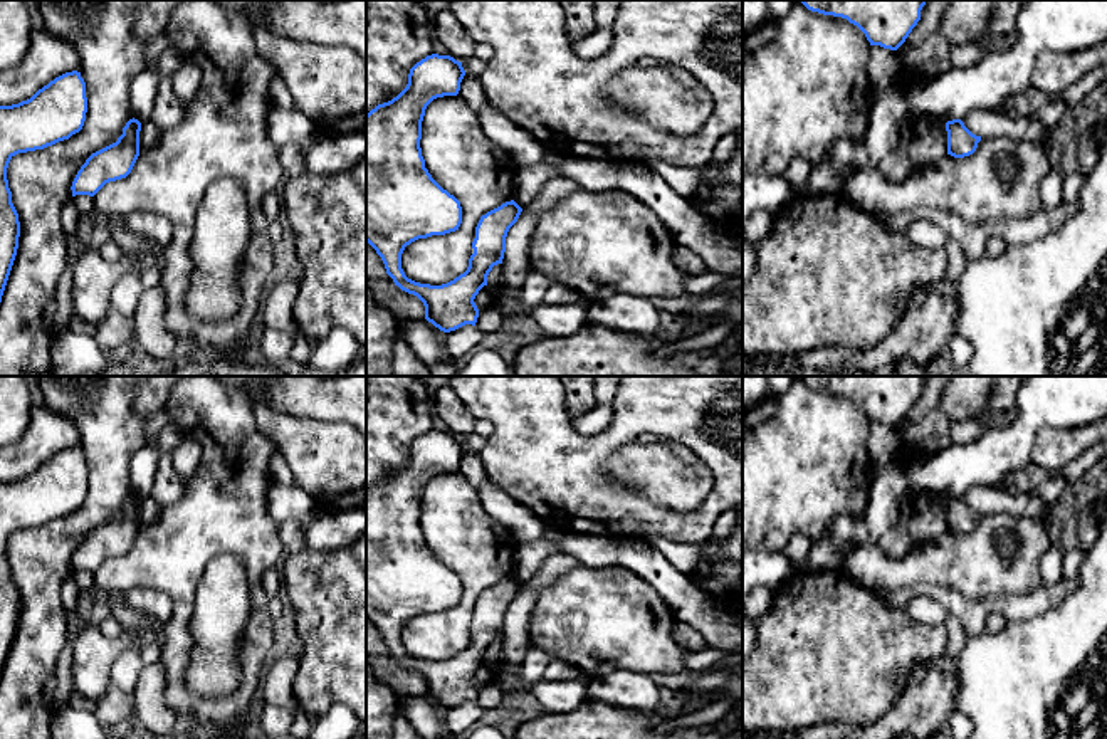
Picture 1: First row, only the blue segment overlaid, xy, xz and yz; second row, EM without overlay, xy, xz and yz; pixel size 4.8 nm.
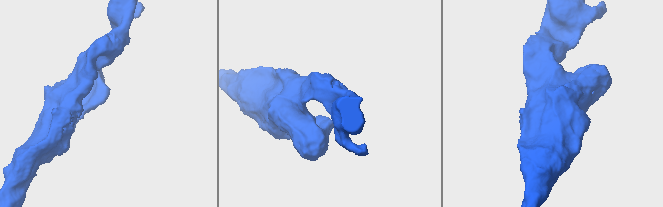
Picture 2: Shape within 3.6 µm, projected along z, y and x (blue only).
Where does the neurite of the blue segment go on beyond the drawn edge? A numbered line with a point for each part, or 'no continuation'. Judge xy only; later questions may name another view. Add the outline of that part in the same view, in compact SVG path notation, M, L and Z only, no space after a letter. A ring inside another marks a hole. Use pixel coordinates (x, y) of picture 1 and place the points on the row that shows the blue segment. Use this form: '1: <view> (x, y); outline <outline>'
no continuation

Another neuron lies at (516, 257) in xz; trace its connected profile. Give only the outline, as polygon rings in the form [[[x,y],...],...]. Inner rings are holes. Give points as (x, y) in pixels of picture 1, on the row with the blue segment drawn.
[[[554,176],[543,185],[531,205],[522,208],[517,222],[509,228],[506,237],[502,272],[494,286],[497,304],[506,299],[517,299],[521,294],[529,270],[529,245],[538,218],[576,190],[580,186],[573,180]]]

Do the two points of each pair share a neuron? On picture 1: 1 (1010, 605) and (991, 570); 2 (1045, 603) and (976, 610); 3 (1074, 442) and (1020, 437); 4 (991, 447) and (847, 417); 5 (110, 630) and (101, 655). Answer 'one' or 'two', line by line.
1: two
2: one
3: two
4: two
5: two

